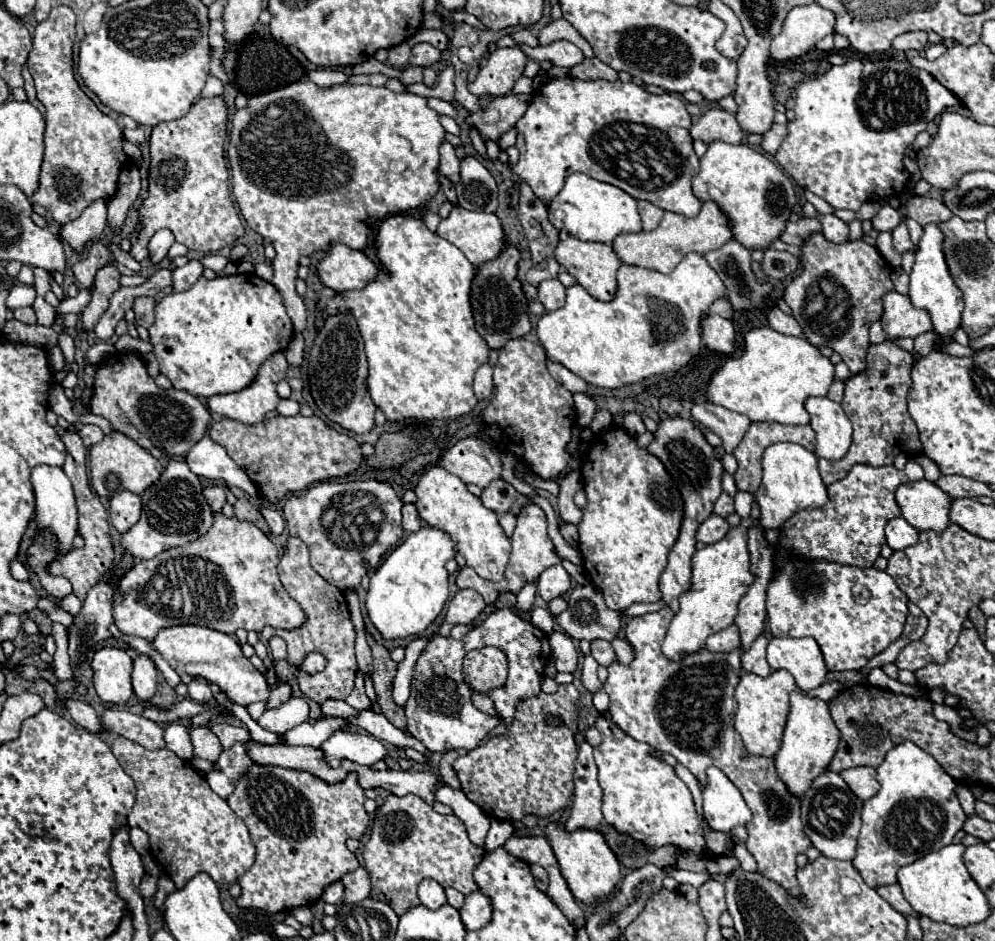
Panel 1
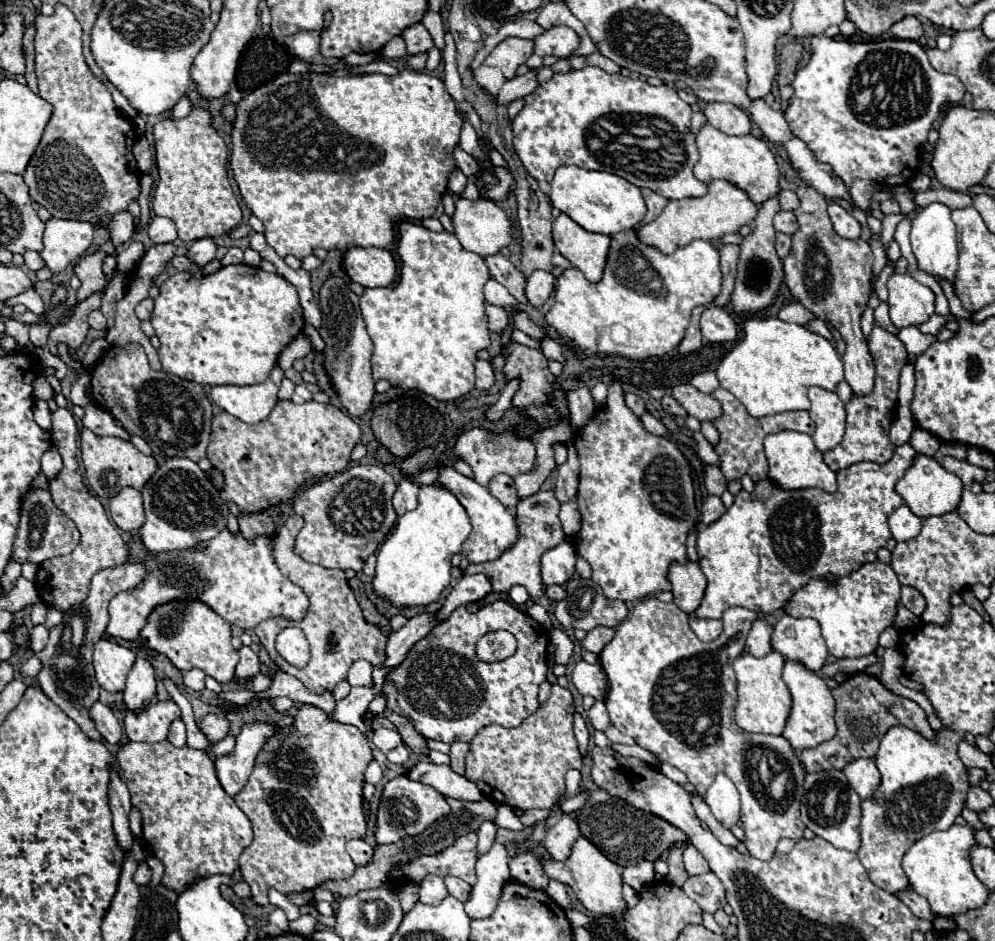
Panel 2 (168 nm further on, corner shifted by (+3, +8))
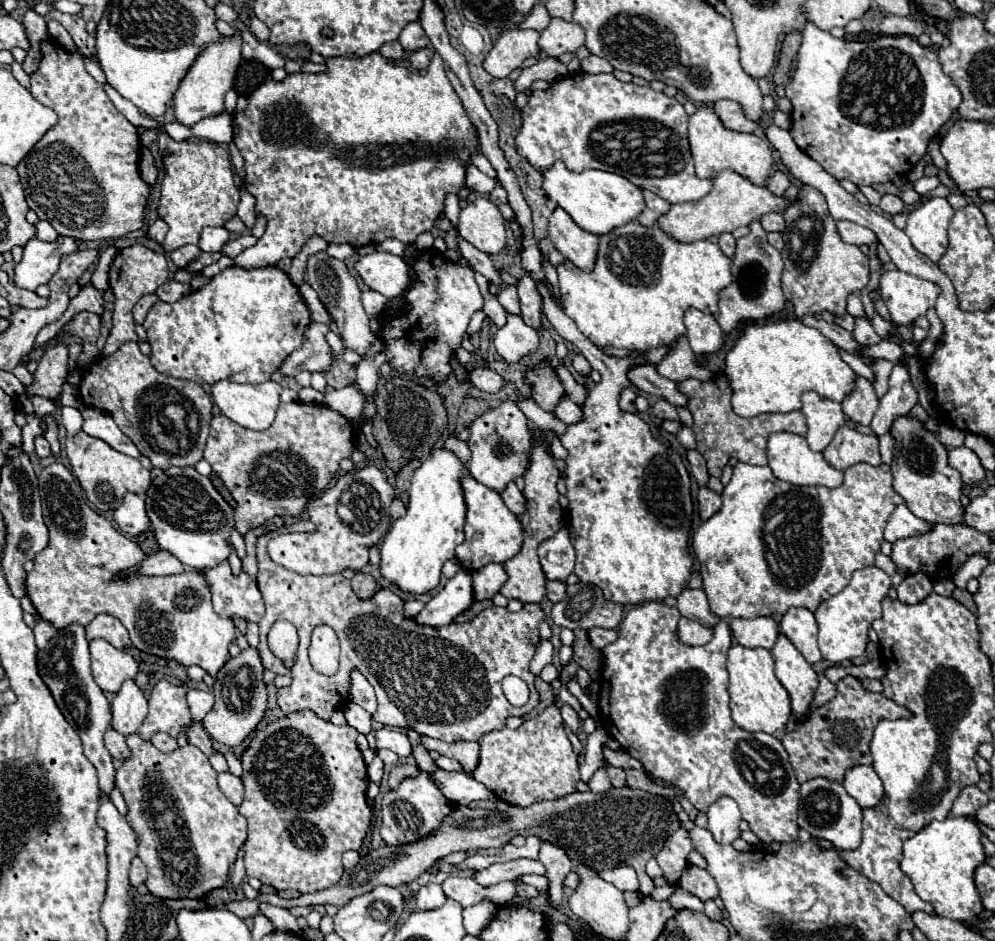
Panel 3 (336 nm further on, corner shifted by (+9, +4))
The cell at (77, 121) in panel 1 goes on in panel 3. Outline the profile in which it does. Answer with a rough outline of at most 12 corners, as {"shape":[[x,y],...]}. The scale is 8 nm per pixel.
{"shape":[[78,53],[30,93],[58,125],[16,167],[60,235],[142,229],[140,137]]}

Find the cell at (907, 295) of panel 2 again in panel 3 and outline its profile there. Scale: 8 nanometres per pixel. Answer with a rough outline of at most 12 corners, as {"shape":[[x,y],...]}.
{"shape":[[894,269],[880,295],[894,323],[912,325],[934,307],[932,281]]}

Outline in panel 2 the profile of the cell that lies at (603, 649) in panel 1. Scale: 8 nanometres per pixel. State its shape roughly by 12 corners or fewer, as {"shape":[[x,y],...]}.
{"shape":[[594,627],[582,647],[598,655],[612,641],[614,629]]}

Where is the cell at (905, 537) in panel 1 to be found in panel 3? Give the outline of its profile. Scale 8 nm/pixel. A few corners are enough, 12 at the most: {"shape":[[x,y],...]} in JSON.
{"shape":[[898,505],[884,529],[894,543],[928,533],[934,525]]}

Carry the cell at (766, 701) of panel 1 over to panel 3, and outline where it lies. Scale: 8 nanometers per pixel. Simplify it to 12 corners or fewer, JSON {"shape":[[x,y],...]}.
{"shape":[[728,649],[738,727],[778,735],[788,693],[768,649]]}

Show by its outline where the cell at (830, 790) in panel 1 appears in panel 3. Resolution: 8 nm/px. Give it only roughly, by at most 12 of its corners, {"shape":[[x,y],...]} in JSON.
{"shape":[[802,783],[798,825],[838,849],[862,839],[862,809],[842,783]]}

